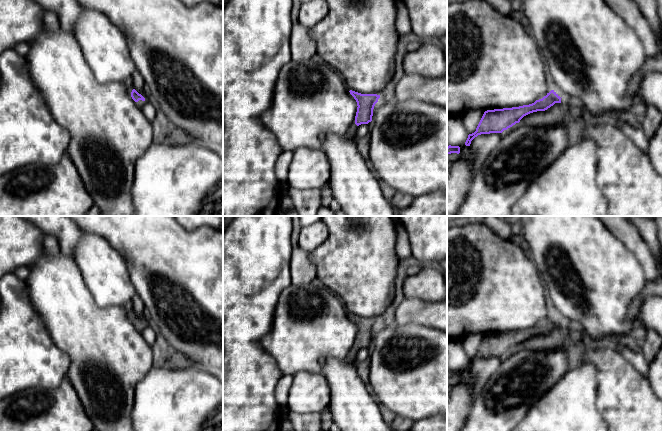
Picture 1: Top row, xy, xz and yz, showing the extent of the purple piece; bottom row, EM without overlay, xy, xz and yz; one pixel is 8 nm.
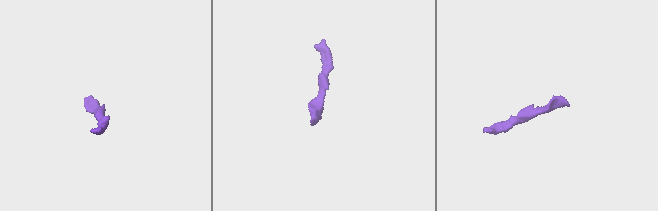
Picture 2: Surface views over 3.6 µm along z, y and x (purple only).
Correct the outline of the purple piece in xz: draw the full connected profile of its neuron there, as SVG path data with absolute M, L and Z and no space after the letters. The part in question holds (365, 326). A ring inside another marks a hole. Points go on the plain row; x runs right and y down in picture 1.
M350 314L349 316L356 324L358 331L355 343L353 344L344 361L348 364L355 364L359 349L361 348L371 349L373 333L375 328L378 326L378 323L380 322L380 319L361 318L352 314Z

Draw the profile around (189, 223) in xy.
M174 216L176 221L186 230L192 231L202 226L215 229L223 224L223 216Z

